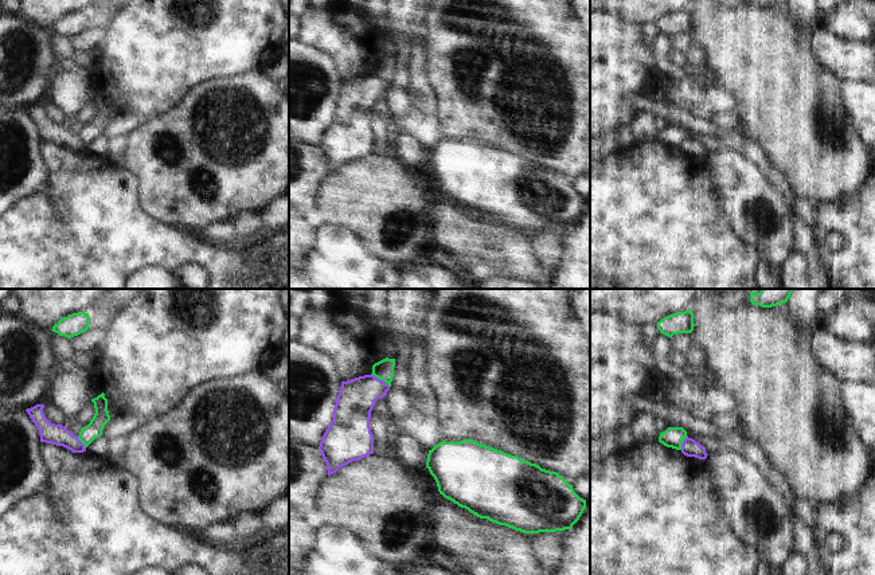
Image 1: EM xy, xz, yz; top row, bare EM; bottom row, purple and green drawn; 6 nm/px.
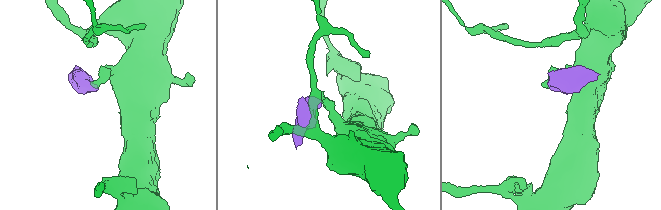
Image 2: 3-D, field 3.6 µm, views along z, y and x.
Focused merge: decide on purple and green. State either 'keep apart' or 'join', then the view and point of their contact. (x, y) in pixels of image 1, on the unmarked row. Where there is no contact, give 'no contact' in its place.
keep apart; meets purple in xz at (379, 78)

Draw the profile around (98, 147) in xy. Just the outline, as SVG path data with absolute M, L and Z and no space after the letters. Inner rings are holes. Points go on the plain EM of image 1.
M101 134L95 137L87 146L86 150L95 156L108 156L108 138Z

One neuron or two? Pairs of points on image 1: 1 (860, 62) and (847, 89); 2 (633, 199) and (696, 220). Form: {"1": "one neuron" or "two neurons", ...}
{"1": "two neurons", "2": "one neuron"}

